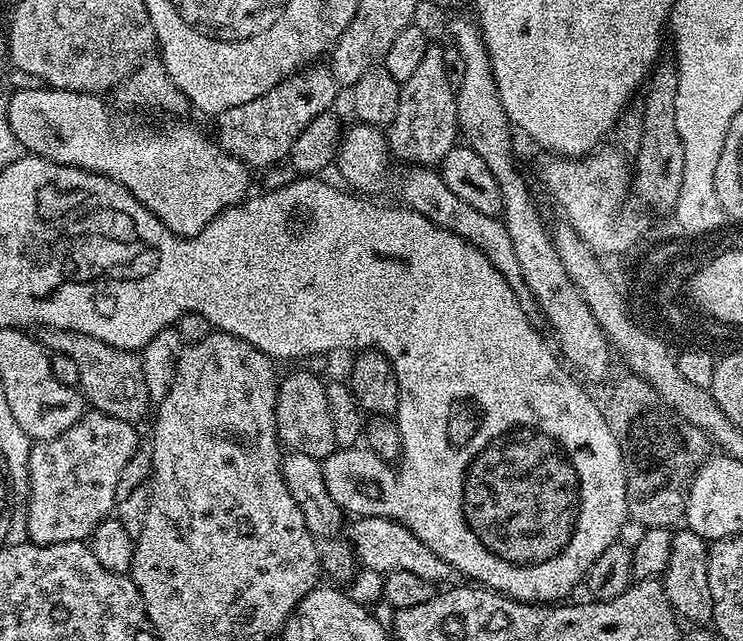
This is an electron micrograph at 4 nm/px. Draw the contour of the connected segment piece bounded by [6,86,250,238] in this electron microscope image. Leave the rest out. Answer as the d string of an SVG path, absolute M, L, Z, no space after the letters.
M36 86L40 88L20 88L8 100L8 108L6 115L9 120L14 136L18 138L25 153L33 156L41 156L50 162L58 162L66 166L74 166L81 168L87 172L96 172L100 176L109 176L114 182L118 182L130 194L134 194L134 198L138 198L138 202L142 202L142 206L146 206L146 210L150 210L174 233L175 236L187 236L189 238L196 236L200 231L217 216L219 212L226 211L227 208L233 208L236 204L241 203L249 195L248 175L250 169L238 158L234 158L225 148L221 148L219 143L211 135L203 136L198 129L192 124L172 124L169 128L164 128L159 132L156 128L150 128L146 124L139 124L136 120L127 120L126 117L115 116L108 109L107 99L101 98L99 95L91 92L71 92L70 90L62 90L61 88L49 88L47 86Z

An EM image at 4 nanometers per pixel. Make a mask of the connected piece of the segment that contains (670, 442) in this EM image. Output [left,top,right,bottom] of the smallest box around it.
[603,374,710,528]

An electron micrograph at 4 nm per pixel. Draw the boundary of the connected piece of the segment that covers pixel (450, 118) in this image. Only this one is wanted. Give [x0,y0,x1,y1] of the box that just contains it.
[386,43,458,166]

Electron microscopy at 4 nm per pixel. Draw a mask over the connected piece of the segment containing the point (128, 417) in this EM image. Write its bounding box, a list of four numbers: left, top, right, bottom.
[38,327,154,424]

